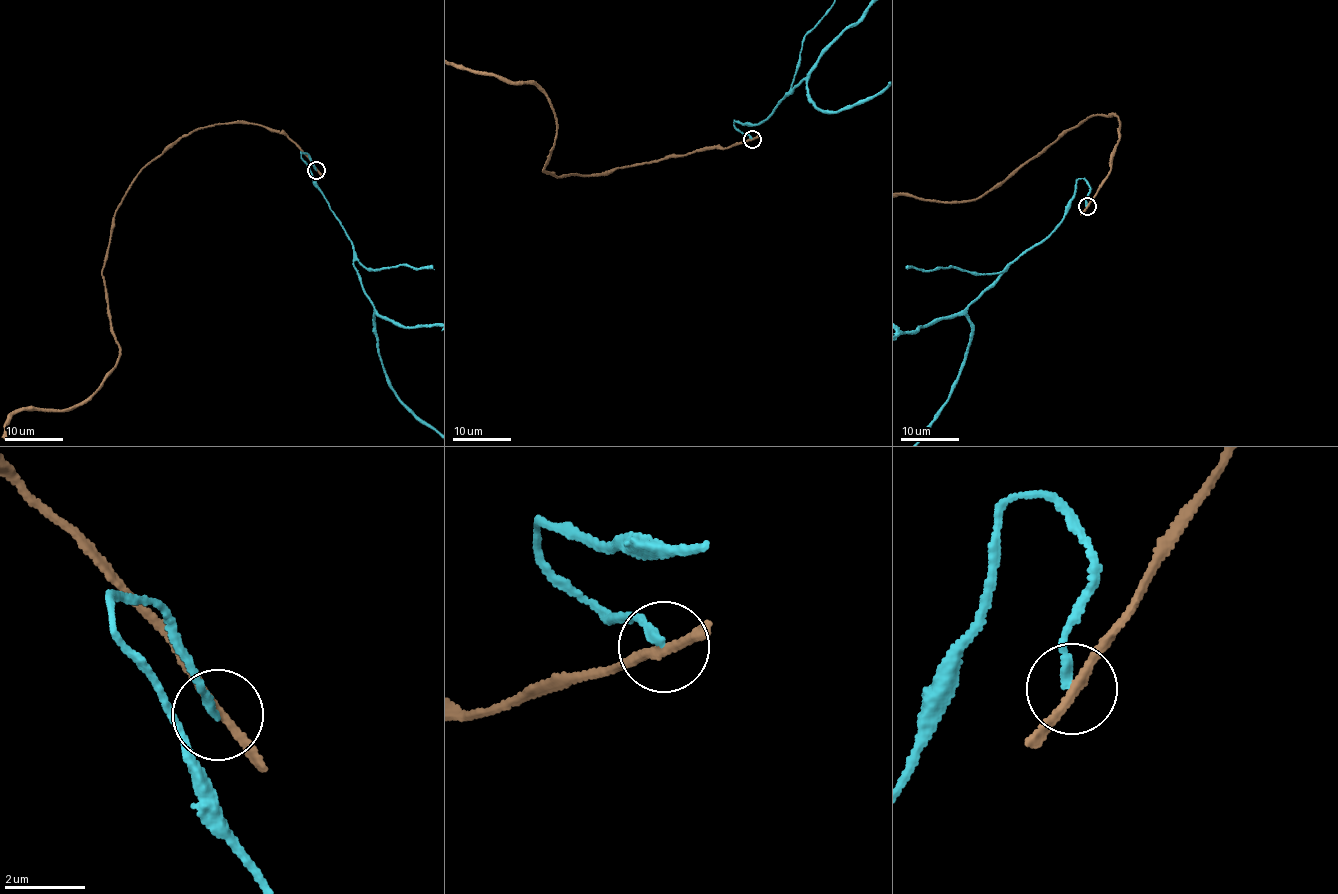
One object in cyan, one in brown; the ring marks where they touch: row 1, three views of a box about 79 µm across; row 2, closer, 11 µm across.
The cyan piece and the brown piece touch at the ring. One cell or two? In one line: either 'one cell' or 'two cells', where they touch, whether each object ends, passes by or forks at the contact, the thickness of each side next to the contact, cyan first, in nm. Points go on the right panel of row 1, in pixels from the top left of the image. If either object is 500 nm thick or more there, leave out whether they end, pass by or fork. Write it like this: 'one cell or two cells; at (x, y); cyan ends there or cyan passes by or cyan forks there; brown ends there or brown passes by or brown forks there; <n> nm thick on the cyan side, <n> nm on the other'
two cells; at (1087, 206); cyan ends there; brown passes by; 190 nm thick on the cyan side, 200 nm on the other

